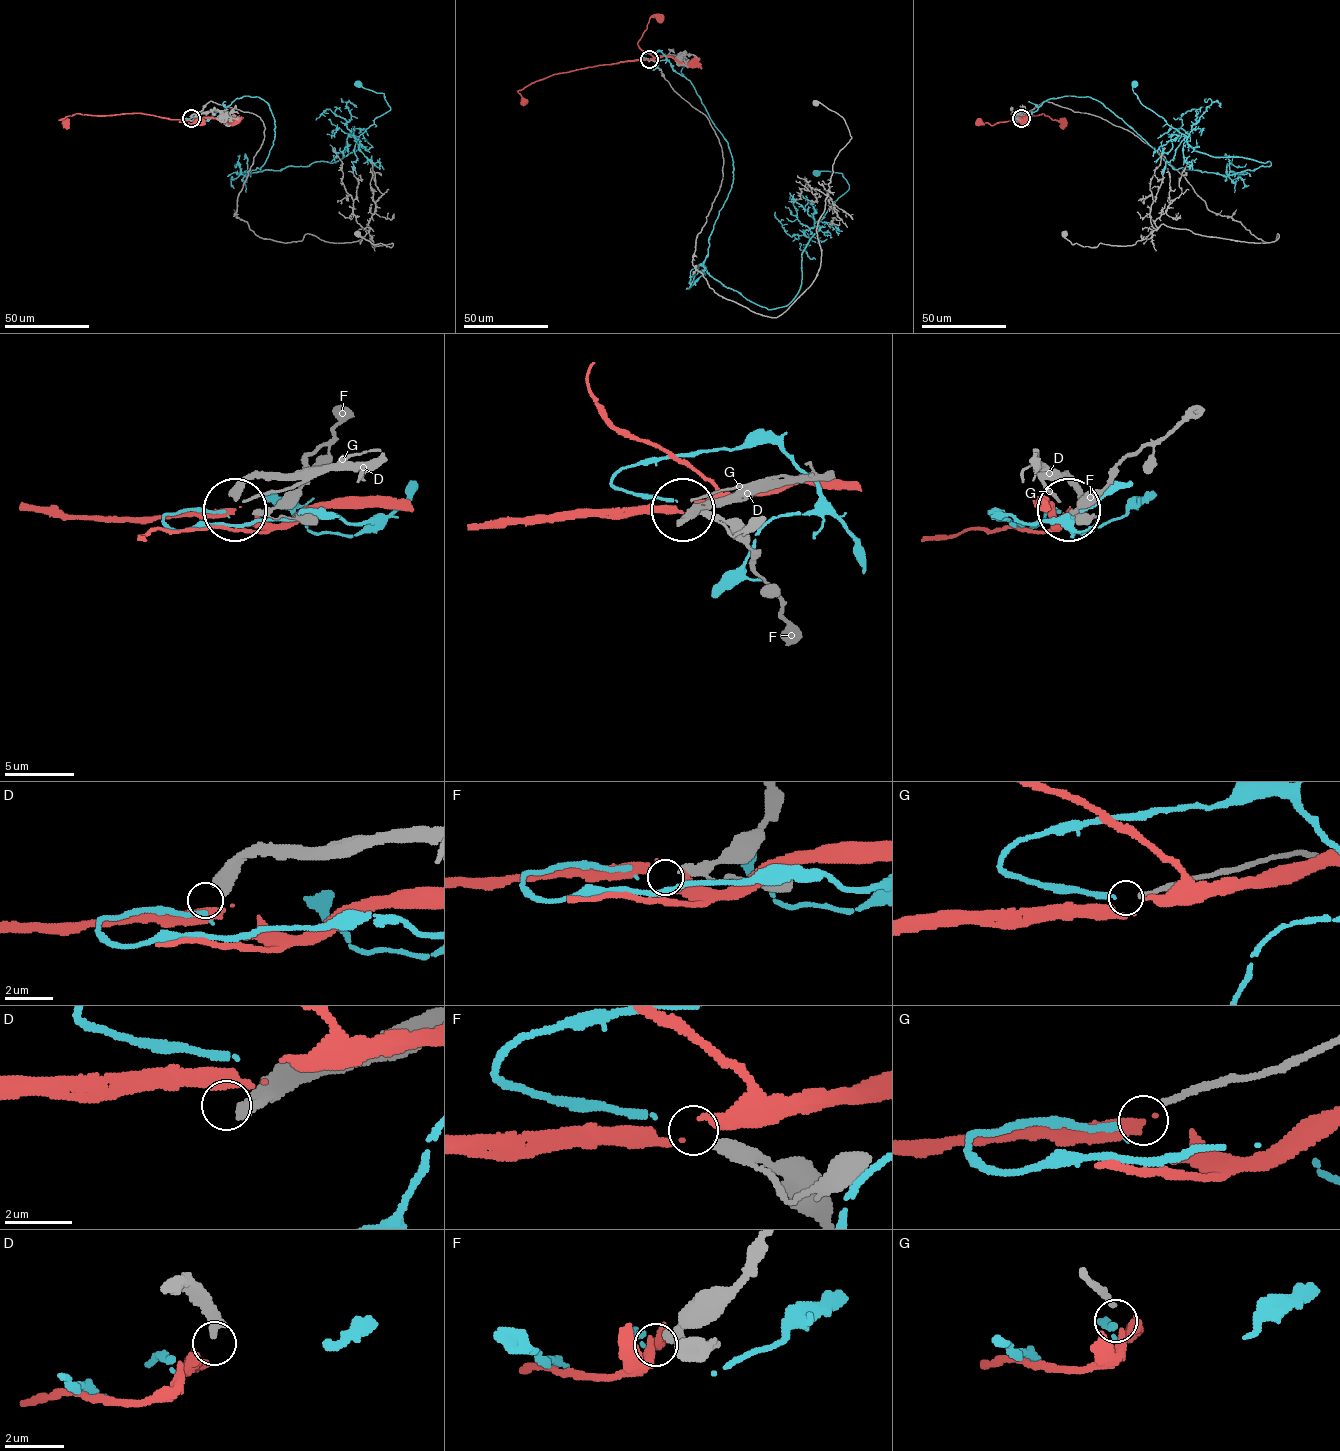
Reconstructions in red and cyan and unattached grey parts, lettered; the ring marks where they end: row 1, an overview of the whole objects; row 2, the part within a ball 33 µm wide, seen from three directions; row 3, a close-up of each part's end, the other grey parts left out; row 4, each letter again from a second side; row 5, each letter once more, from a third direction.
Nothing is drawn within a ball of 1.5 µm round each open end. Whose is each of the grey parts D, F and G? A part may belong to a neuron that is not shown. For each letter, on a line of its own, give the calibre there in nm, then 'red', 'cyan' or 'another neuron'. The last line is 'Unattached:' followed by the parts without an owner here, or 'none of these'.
D: 440 nm thick; another neuron
F: 420 nm thick; another neuron
G: 180 nm thick; cyan
Unattached: D, F

